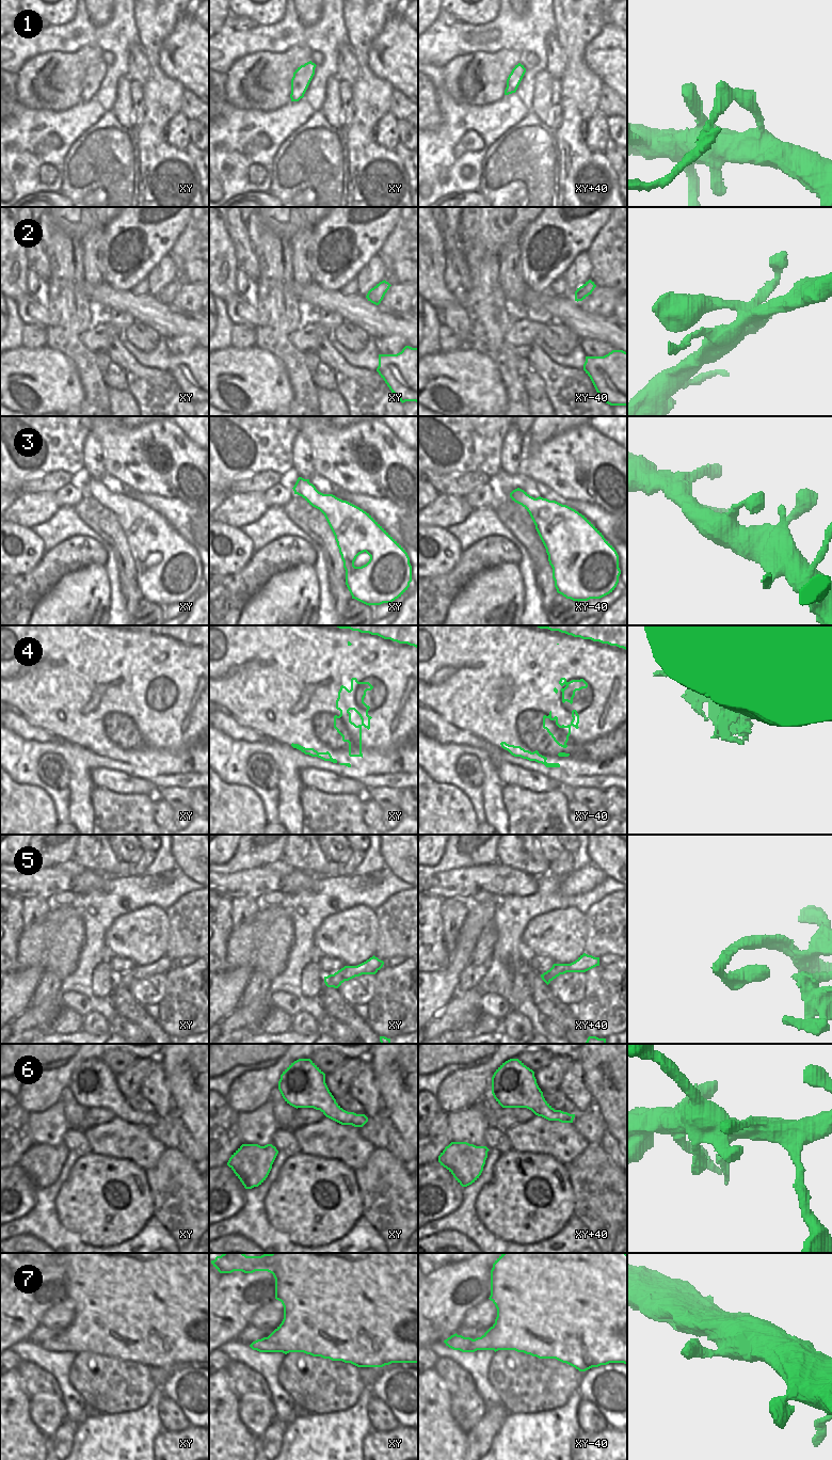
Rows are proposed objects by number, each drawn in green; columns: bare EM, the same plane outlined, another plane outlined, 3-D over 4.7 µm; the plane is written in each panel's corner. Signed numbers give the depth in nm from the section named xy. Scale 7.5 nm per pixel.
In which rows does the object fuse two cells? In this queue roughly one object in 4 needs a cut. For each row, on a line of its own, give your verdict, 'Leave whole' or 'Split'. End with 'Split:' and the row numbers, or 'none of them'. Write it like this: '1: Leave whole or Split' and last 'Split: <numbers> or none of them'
1: Split
2: Leave whole
3: Leave whole
4: Leave whole
5: Leave whole
6: Leave whole
7: Leave whole
Split: 1.

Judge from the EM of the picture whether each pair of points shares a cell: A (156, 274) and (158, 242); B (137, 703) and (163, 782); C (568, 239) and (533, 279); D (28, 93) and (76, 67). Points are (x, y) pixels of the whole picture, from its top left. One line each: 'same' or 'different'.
A: different
B: different
C: same
D: same

